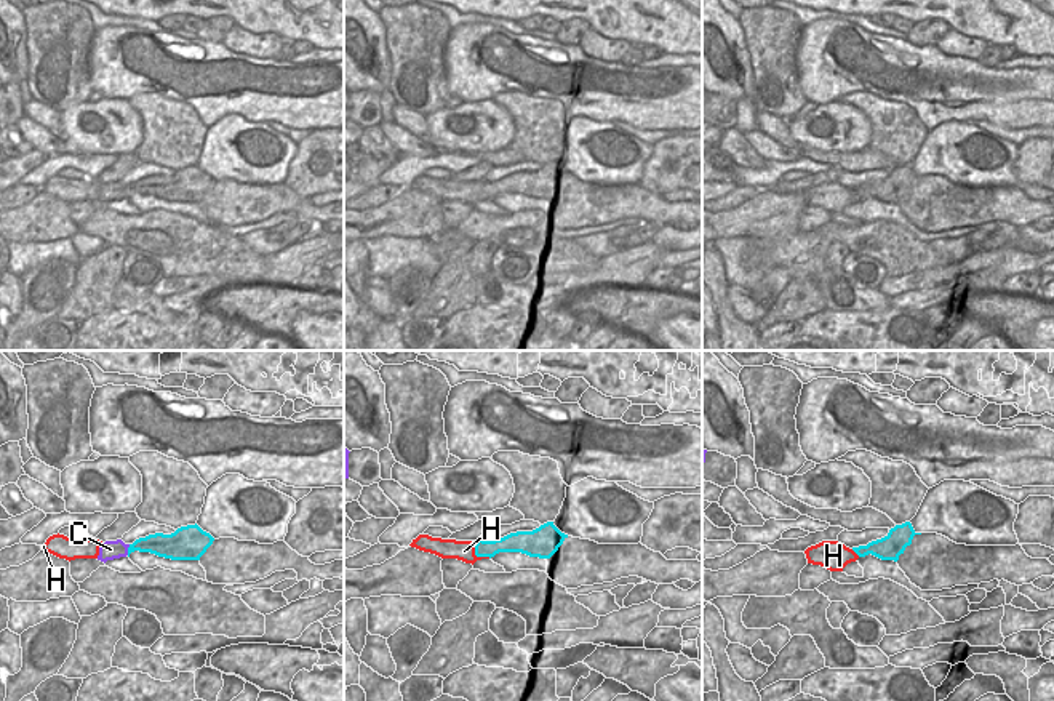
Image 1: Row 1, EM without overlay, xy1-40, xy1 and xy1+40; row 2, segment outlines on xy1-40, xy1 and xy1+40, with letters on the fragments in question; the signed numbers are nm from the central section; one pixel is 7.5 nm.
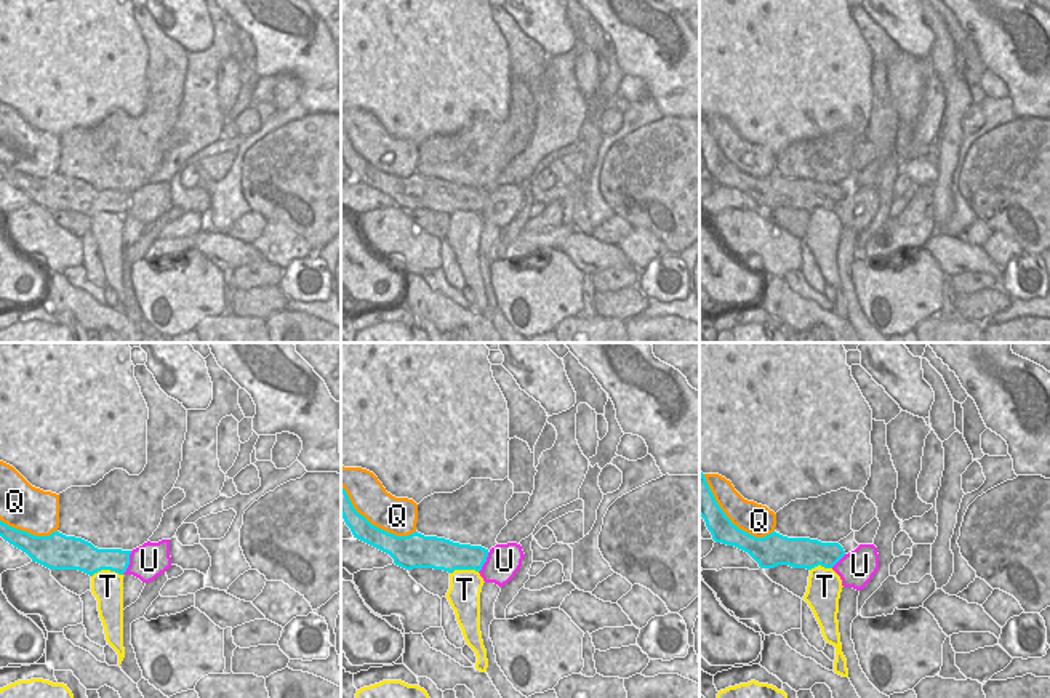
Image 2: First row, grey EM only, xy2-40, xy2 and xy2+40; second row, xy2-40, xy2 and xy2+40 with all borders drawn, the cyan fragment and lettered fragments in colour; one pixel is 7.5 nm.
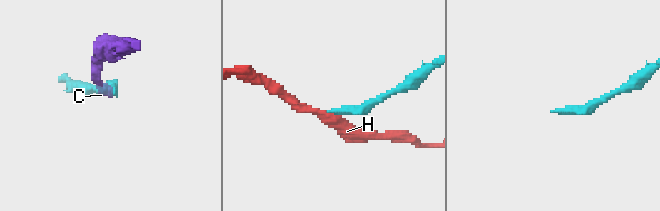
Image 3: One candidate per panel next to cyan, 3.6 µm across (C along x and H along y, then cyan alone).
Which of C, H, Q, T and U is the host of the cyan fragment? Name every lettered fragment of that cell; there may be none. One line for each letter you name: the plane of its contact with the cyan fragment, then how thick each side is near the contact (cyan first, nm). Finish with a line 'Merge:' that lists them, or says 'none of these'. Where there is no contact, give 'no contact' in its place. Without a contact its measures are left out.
C: xy1-40 | 170/140 nm
Merge: C

